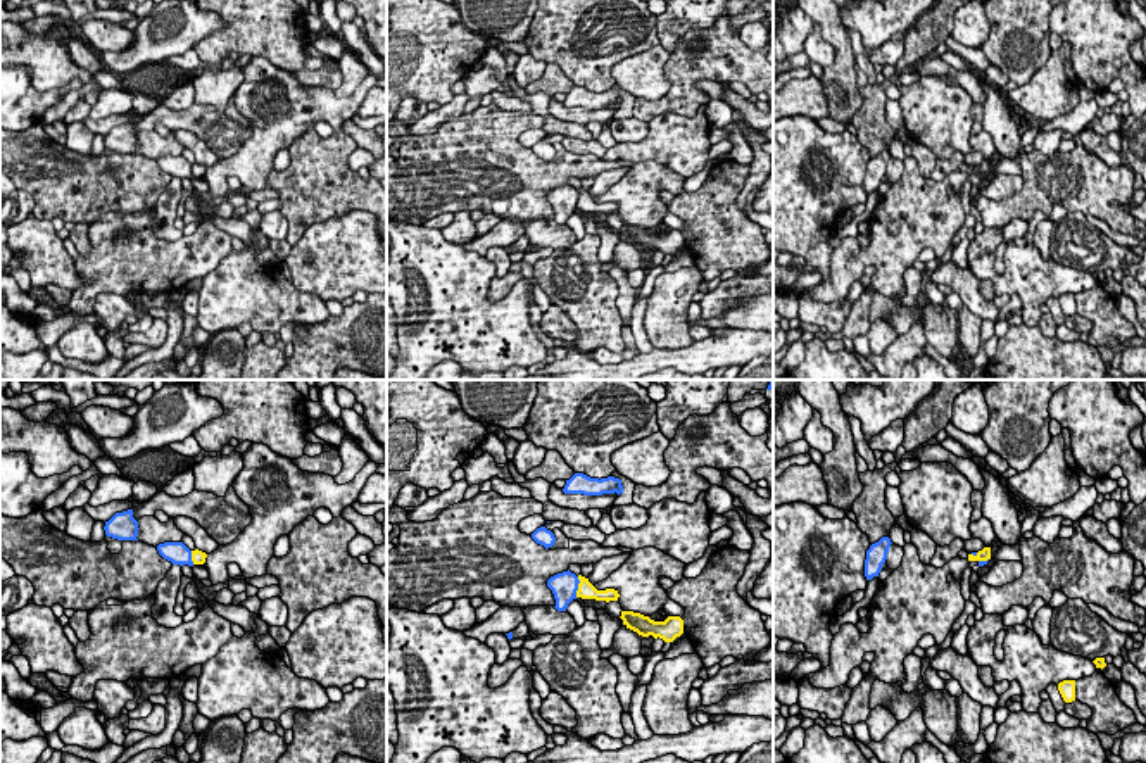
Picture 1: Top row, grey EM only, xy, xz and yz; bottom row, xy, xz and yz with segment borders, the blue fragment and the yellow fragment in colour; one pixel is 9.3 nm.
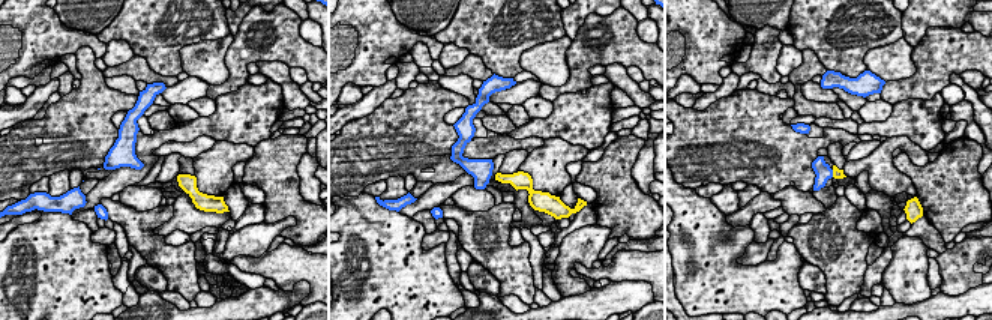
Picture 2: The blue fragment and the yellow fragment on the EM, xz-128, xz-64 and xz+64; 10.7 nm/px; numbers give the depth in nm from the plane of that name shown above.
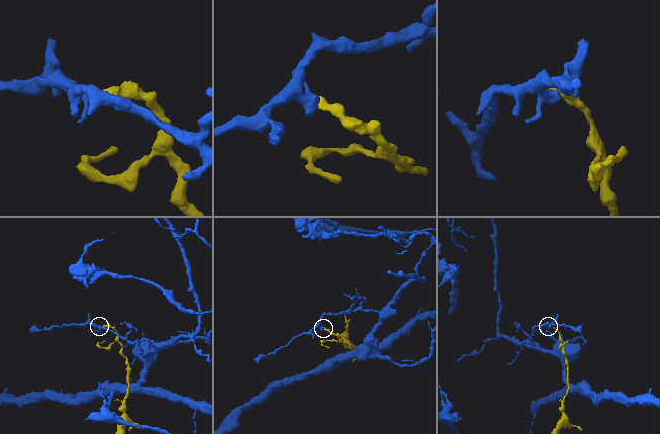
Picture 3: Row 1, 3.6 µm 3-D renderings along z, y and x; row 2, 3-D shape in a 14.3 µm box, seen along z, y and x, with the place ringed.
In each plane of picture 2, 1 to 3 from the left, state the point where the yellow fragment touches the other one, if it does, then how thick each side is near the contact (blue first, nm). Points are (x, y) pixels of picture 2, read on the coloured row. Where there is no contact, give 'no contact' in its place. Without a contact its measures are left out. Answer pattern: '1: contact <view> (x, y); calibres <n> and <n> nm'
1: no contact
2: no contact
3: contact xz+64 (832, 173); calibres 170 and 100 nm

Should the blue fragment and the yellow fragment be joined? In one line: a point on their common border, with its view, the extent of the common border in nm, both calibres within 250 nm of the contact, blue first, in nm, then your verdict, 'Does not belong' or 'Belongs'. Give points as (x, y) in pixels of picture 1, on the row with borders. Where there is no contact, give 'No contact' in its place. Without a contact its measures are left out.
Touches blue at xz (577, 587). Shared border 190 nm. Thickness 240 nm (blue) against 160 nm. Does not belong

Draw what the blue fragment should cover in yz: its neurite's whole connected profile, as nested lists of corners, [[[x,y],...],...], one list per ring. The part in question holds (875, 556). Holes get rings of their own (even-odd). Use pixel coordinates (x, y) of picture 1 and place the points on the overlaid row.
[[[882,537],[878,542],[870,545],[870,549],[866,551],[866,559],[865,559],[866,580],[878,577],[882,564],[887,559],[887,552],[889,552],[891,544],[892,542],[889,537]]]

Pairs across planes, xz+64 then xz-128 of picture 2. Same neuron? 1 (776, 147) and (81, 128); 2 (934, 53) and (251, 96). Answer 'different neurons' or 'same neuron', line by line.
1: same neuron
2: different neurons

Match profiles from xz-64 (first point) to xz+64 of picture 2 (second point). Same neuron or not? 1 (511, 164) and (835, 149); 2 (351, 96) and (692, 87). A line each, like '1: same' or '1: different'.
1: different
2: same

